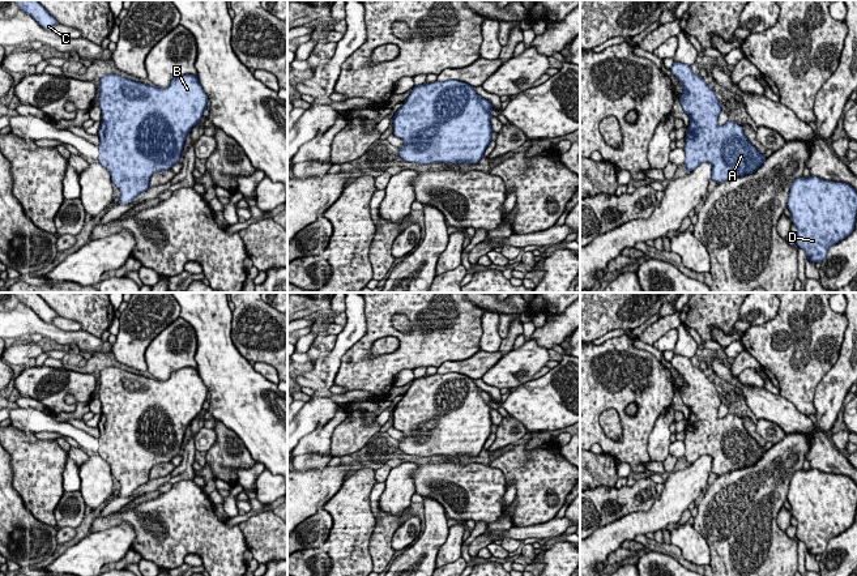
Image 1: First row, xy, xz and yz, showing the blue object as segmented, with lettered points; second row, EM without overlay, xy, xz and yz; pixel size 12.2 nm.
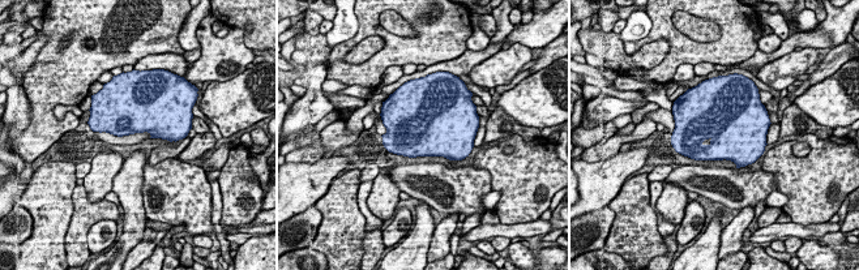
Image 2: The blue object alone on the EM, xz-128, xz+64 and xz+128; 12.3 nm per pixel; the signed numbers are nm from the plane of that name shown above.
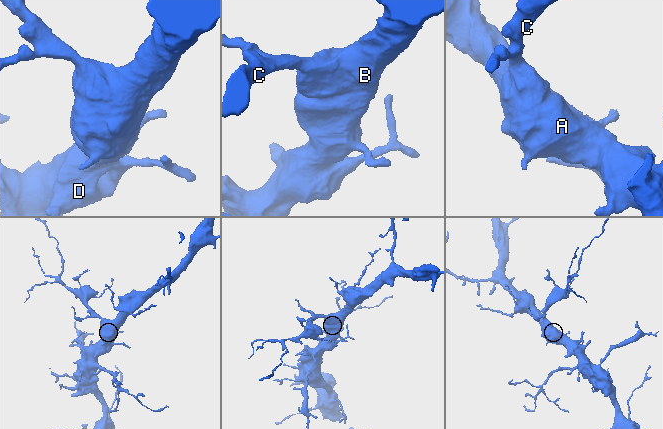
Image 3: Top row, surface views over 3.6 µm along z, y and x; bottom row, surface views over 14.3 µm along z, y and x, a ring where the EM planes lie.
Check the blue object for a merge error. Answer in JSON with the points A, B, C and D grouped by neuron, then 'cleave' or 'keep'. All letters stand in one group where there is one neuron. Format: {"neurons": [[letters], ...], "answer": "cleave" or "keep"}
{"neurons": [["A", "B", "C", "D"]], "answer": "keep"}

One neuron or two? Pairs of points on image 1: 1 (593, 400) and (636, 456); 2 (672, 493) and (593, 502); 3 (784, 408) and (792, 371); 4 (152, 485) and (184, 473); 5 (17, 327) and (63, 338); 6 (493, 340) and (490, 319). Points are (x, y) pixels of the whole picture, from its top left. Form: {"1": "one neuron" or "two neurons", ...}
{"1": "one neuron", "2": "two neurons", "3": "two neurons", "4": "one neuron", "5": "one neuron", "6": "one neuron"}

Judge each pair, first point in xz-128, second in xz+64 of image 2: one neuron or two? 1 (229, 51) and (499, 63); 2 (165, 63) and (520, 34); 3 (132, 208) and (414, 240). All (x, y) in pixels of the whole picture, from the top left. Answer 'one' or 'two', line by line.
1: one
2: one
3: one

